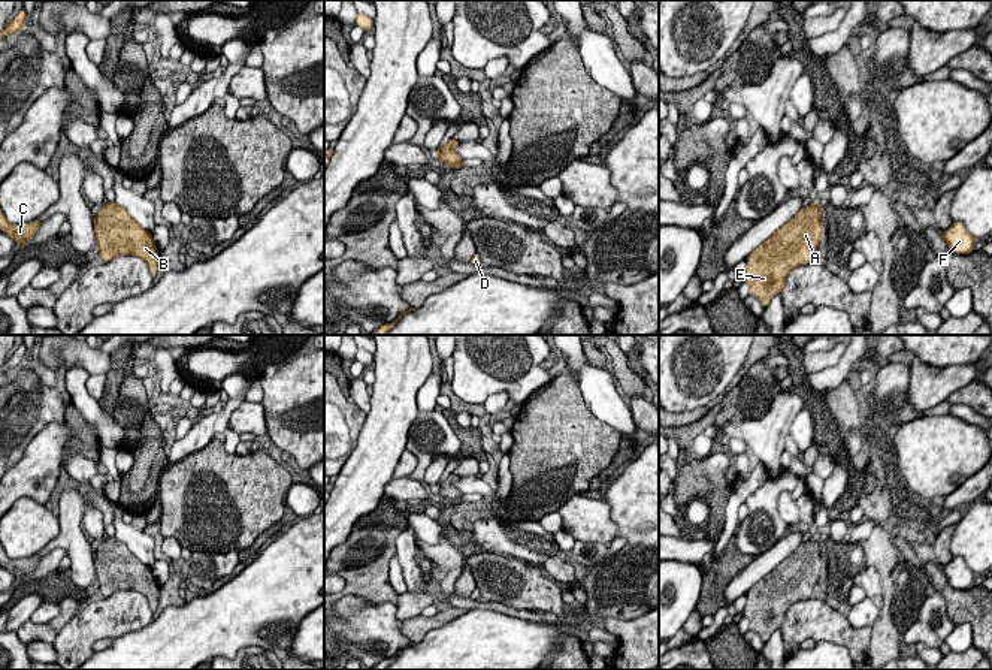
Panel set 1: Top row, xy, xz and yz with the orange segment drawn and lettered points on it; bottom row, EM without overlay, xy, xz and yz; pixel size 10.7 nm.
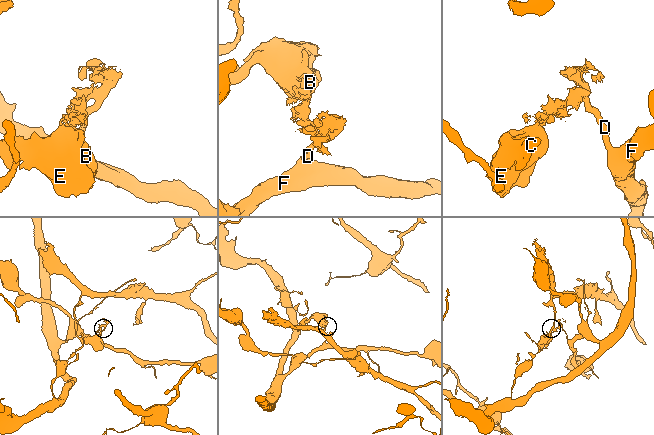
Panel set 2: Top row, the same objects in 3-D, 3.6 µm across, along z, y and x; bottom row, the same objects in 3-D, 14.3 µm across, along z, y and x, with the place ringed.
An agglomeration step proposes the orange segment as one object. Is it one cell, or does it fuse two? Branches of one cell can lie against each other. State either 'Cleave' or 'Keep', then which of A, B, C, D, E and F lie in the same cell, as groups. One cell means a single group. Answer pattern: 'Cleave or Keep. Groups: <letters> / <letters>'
Cleave. Groups: A B C E / D F

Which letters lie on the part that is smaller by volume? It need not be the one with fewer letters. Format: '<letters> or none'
A, B, C, E

